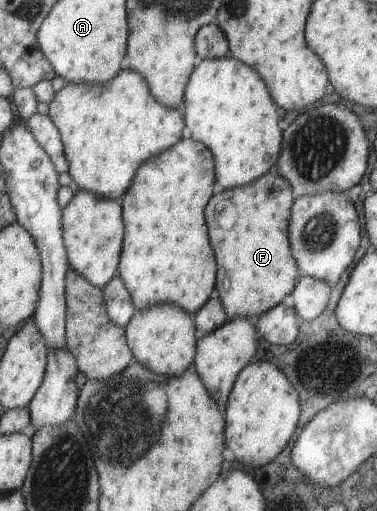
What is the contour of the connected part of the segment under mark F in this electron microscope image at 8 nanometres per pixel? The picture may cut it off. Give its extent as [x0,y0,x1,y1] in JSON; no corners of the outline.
[204,170,300,320]

